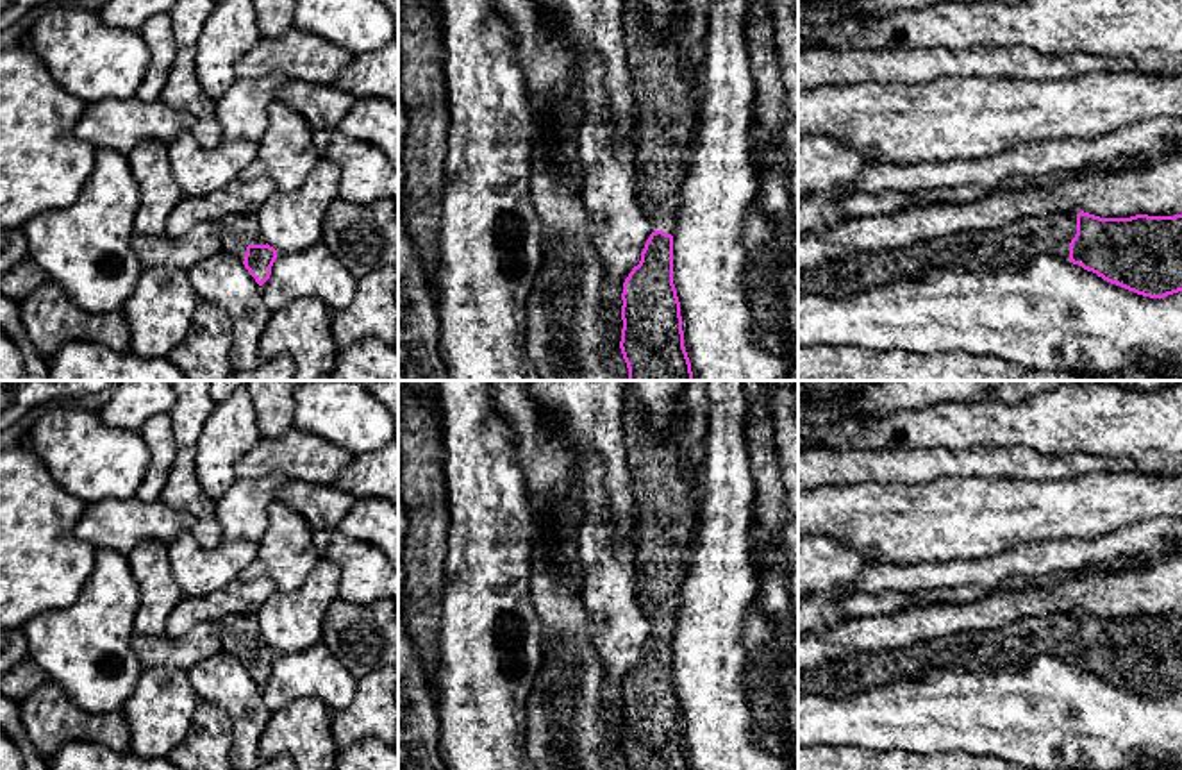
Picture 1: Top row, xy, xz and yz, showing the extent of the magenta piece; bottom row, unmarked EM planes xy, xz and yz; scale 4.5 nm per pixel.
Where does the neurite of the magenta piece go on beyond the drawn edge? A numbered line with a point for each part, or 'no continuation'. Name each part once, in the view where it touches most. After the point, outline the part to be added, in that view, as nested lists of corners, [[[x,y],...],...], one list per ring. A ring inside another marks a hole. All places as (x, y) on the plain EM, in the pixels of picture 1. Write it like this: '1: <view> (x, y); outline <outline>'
1: yz (1015, 645); outline [[[1071,611],[1025,616],[998,629],[830,661],[798,675],[798,697],[805,693],[853,695],[871,686],[916,679],[932,670],[1023,668],[1039,656],[1070,661],[1077,615]]]

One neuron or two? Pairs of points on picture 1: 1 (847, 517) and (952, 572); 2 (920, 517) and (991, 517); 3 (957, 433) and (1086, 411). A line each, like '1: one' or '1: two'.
1: two
2: one
3: one

